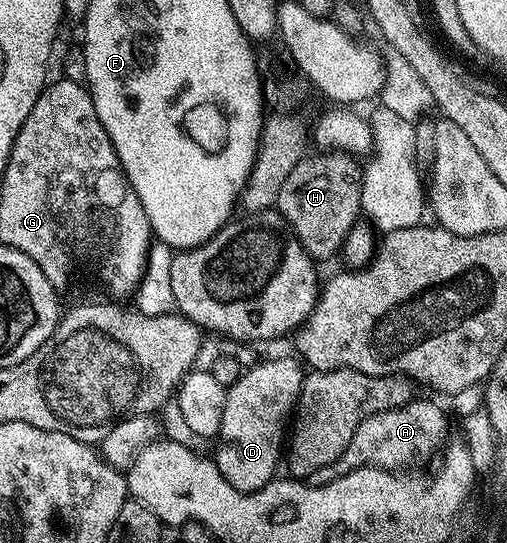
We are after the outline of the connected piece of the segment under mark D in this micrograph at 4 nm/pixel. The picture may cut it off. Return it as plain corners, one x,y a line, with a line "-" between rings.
274,358
266,360
254,368
243,371
236,384
227,389
224,414
221,417
221,428
216,435
216,455
214,461
218,471
238,491
250,493
259,490
270,482
277,473
276,466
280,456
280,448
284,446
284,424
288,422
291,410
297,405
299,392
302,391
304,377
303,365
295,358

